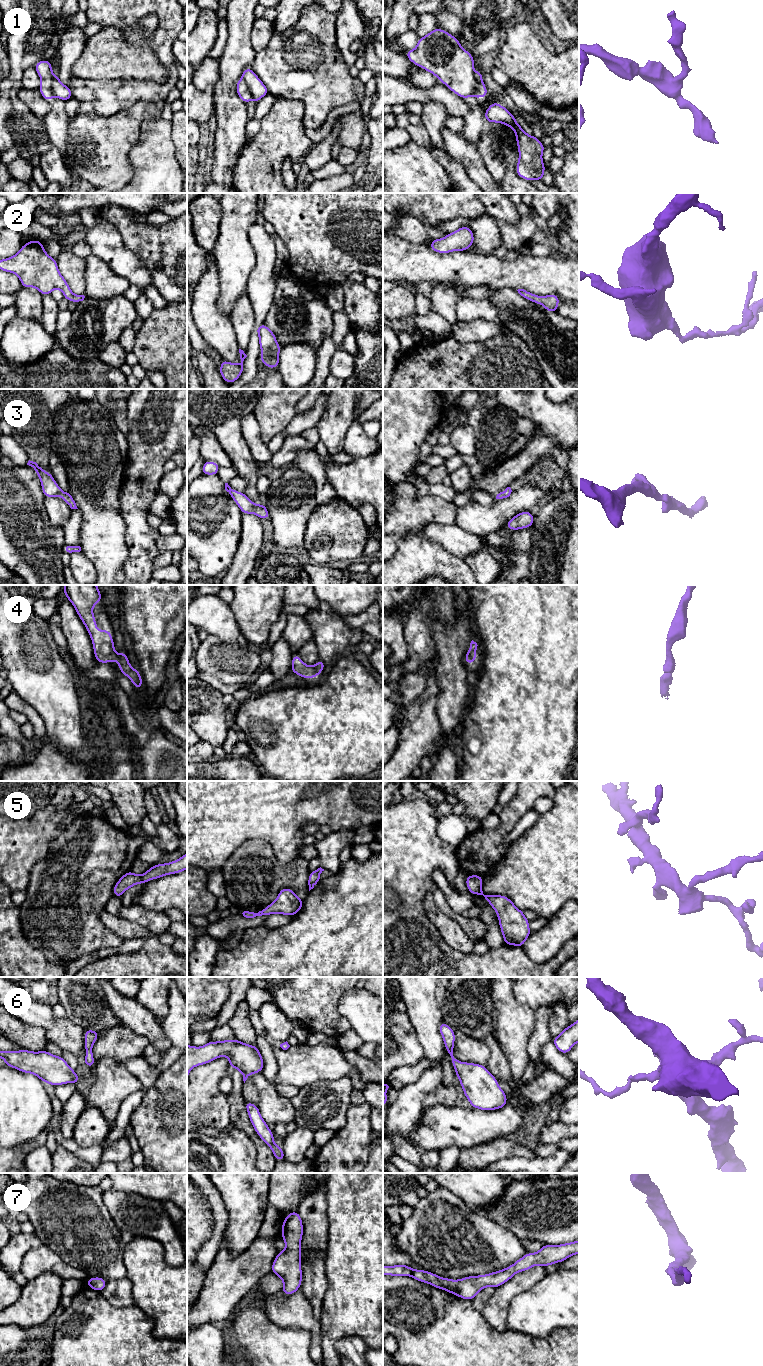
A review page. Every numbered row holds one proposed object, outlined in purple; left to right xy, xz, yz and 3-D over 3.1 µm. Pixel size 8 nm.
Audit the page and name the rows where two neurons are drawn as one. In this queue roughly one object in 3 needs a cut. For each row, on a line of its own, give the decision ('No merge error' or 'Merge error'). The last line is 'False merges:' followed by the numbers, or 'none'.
1: Merge error
2: No merge error
3: No merge error
4: No merge error
5: No merge error
6: No merge error
7: No merge error
False merges: 1

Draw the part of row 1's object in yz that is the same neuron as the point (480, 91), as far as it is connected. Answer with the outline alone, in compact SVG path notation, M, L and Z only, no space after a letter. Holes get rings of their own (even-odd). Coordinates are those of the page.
M481 71L475 73L476 88L475 91L469 97L475 98L488 97L487 88L482 80L482 75L483 73Z

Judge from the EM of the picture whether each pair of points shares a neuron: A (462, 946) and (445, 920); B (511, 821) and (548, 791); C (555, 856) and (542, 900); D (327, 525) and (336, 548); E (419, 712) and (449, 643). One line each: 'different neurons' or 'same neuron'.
A: same neuron
B: same neuron
C: same neuron
D: same neuron
E: different neurons

